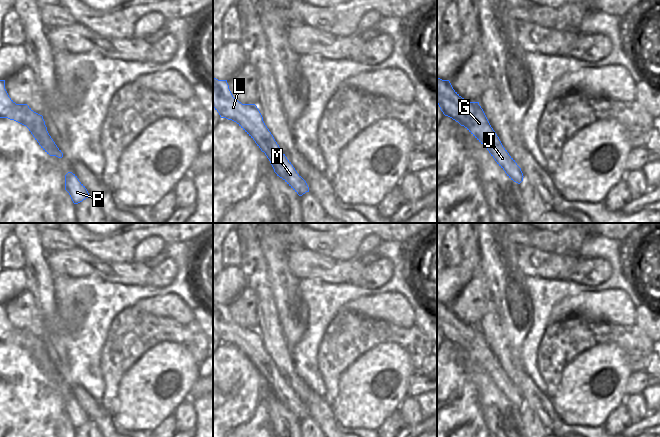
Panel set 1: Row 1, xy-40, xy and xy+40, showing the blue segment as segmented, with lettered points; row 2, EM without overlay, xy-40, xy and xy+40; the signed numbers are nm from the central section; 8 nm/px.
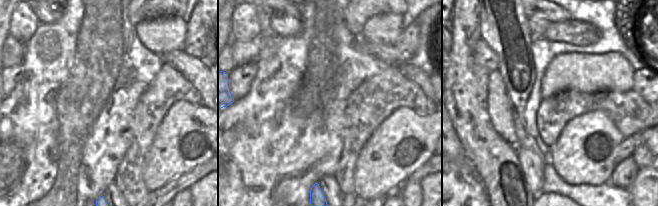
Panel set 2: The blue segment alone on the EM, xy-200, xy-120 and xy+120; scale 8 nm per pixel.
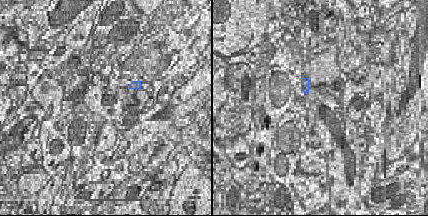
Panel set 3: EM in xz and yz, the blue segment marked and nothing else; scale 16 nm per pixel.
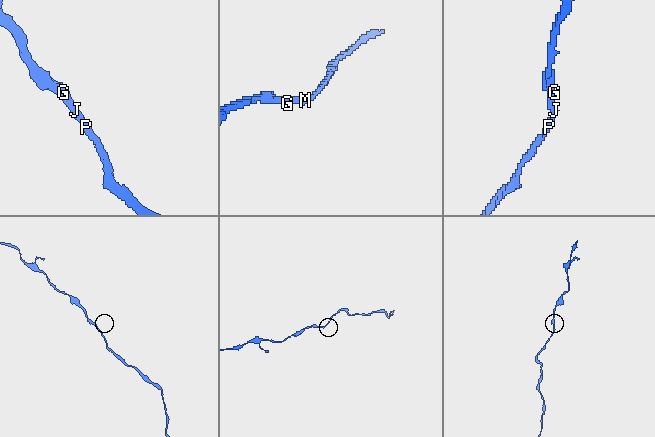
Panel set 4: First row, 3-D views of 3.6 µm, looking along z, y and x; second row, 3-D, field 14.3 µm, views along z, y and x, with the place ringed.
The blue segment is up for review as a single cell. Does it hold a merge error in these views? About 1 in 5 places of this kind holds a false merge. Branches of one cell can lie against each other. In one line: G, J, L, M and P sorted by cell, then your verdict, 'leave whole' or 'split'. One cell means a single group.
G J L M P; leave whole

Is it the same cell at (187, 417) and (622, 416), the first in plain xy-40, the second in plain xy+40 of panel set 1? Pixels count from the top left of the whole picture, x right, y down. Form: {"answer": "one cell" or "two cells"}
{"answer": "two cells"}

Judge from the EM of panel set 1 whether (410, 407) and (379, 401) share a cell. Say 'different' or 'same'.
different

